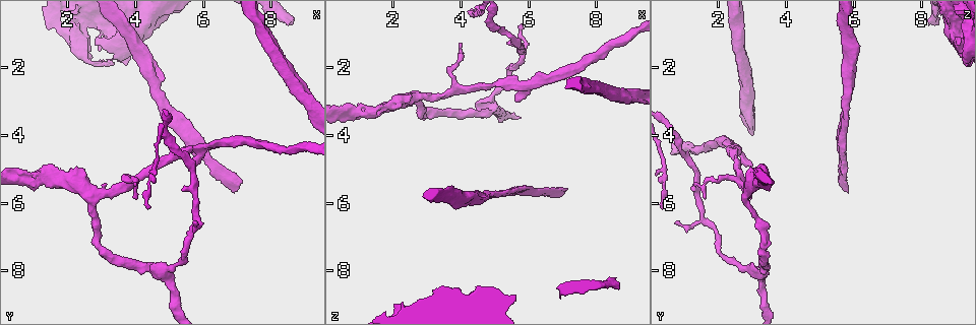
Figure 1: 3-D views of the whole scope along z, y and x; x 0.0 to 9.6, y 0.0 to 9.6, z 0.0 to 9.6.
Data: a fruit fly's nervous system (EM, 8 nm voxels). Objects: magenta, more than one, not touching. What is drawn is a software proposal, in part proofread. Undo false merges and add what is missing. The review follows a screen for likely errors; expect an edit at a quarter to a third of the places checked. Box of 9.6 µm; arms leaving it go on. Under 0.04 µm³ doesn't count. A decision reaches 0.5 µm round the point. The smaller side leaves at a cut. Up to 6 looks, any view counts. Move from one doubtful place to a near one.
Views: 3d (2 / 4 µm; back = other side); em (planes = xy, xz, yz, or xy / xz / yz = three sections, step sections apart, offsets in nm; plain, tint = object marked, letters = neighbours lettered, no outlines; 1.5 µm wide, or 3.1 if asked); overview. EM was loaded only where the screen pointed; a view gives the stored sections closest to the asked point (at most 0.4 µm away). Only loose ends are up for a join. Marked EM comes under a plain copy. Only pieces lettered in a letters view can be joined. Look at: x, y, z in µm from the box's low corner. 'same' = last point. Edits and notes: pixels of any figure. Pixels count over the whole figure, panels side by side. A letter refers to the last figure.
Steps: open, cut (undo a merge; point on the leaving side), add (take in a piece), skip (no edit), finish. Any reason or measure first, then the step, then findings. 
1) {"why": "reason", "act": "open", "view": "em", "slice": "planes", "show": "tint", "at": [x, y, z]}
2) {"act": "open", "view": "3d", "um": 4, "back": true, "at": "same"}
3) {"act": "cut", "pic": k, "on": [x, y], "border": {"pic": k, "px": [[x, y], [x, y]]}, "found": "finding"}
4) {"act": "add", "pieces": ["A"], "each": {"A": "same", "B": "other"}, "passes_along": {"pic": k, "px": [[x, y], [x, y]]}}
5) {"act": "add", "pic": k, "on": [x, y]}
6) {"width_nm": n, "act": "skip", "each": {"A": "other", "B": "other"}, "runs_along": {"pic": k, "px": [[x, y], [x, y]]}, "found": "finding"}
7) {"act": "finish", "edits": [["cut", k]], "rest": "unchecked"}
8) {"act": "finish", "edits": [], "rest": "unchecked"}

{"why": "free end", "act": "open", "view": "em", "slice": "yz", "step": 8, "show": "tint", "at": [6.90, 5.70, 5.85]}

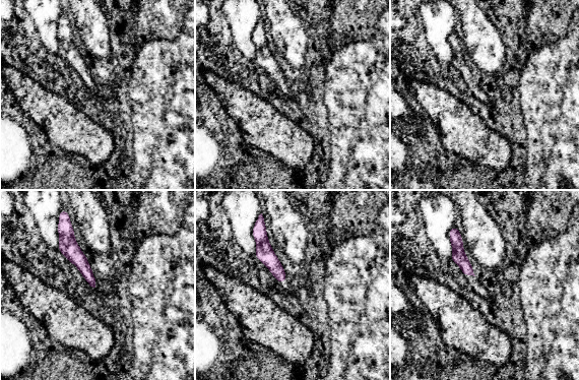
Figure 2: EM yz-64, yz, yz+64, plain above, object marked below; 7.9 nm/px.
{"why": "another direction", "act": "open", "view": "em", "slice": "planes", "show": "letters", "at": "same"}

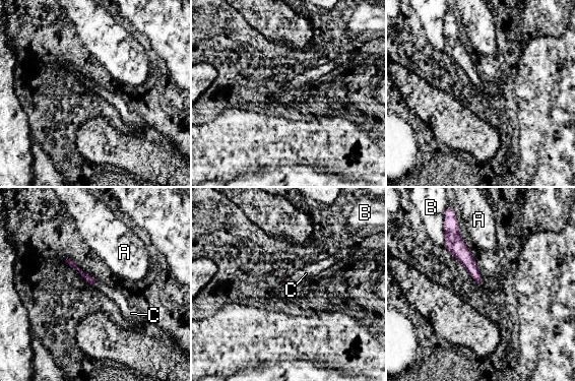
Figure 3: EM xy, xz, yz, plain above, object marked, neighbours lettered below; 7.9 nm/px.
{"act": "add", "pieces": ["C"], "each": {"A": "other", "B": "other", "C": "same"}, "found": "the neuron continues"}

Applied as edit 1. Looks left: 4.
{"why": "redraw", "act": "open", "view": "overview"}

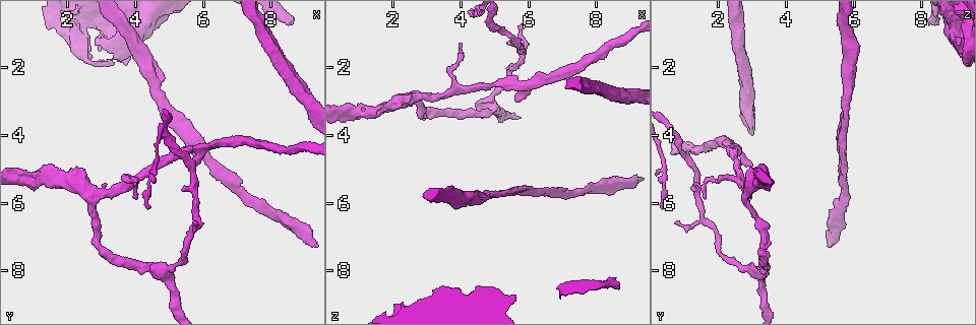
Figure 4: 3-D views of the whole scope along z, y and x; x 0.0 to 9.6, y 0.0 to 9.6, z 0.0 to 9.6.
{"why": "free end", "act": "open", "view": "em", "slice": "xy", "step": 8, "show": "tint", "at": [3.95, 5.90, 1.55]}

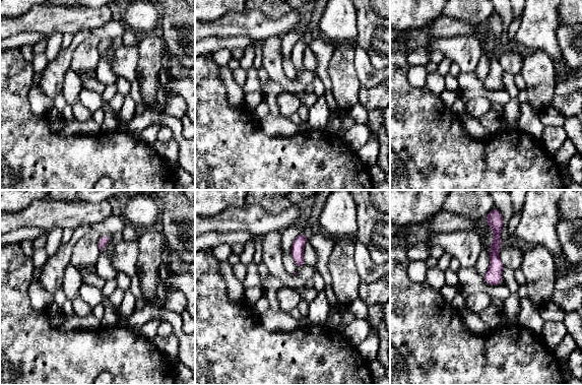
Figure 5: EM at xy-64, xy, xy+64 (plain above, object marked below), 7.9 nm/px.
{"act": "open", "view": "em", "slice": "planes", "show": "letters", "at": "same"}

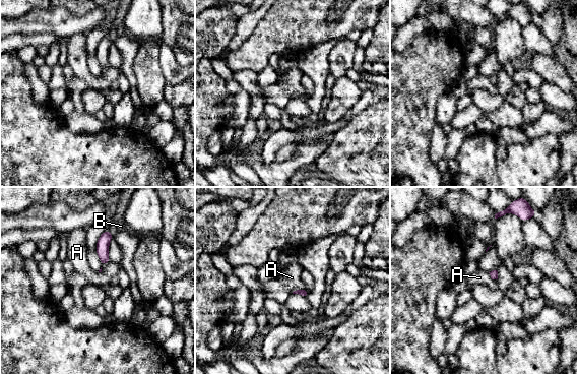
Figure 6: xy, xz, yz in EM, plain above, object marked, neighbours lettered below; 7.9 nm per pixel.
{"act": "skip", "each": {"A": "other", "B": "other"}, "found": "none of them fits"}

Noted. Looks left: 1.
{"act": "finish", "edits": [["add", 3]], "rest": "unchecked"}

